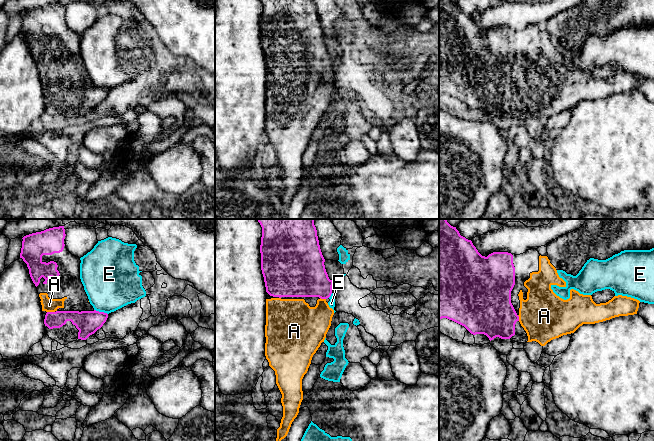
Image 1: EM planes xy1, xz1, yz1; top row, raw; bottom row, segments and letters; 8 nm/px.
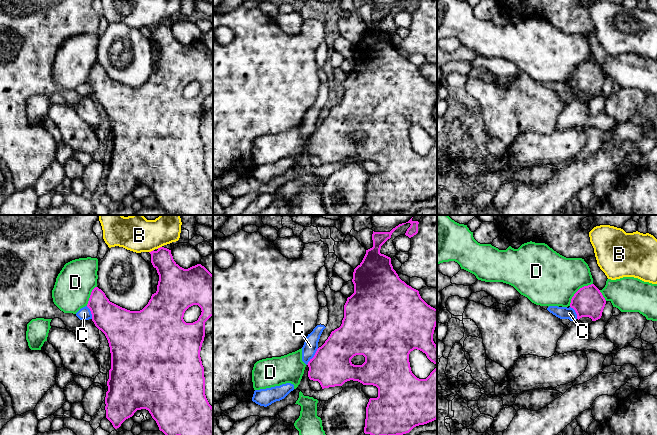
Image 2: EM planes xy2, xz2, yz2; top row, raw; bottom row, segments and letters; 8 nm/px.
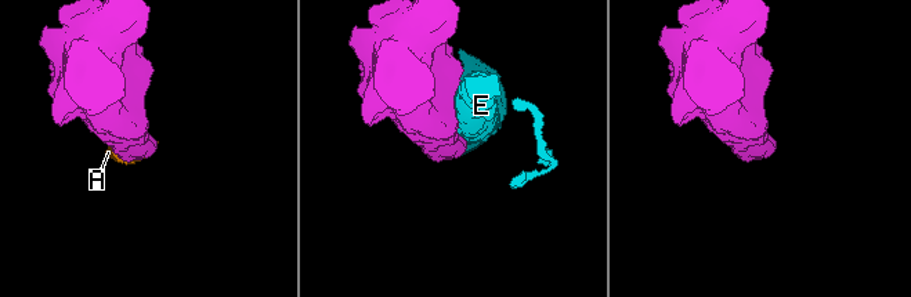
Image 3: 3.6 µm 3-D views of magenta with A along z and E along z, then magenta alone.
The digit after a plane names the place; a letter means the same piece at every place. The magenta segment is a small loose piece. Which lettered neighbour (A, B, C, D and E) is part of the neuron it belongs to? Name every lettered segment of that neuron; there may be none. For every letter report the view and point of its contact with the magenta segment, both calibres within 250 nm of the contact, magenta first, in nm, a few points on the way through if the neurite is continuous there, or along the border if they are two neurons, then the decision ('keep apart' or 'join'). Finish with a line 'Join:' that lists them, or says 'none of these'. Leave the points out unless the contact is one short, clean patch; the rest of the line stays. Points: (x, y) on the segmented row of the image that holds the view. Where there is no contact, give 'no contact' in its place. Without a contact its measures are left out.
A: meets magenta in xy1 at (51, 312); 140 nm thick on the magenta side, 110 nm on the other; join
B: meets magenta in xy2 at (151, 251); 200 nm thick on the magenta side, 280 nm on the other; border along xy2 (153, 249), (149, 252); keep apart
C: meets magenta in xz2 at (314, 356); 320 nm thick on the magenta side, 120 nm on the other; border along xz2 (318, 348), (314, 356), (306, 364); keep apart
D: meets magenta in yz2 at (577, 291); 240 nm thick on the magenta side, 440 nm on the other; keep apart
E: meets magenta in xy1 at (101, 312); 190 nm thick on the magenta side, 420 nm on the other; keep apart
Join: A

